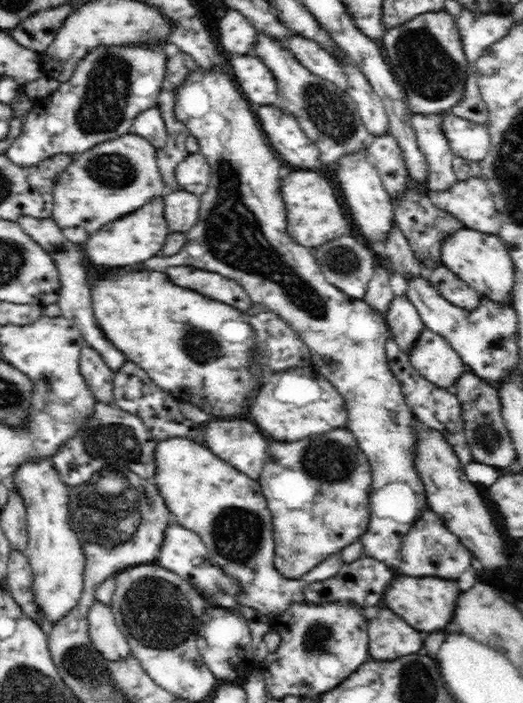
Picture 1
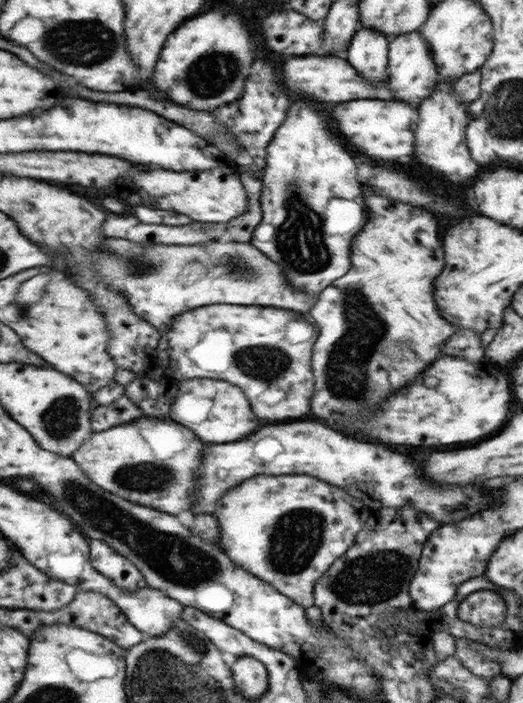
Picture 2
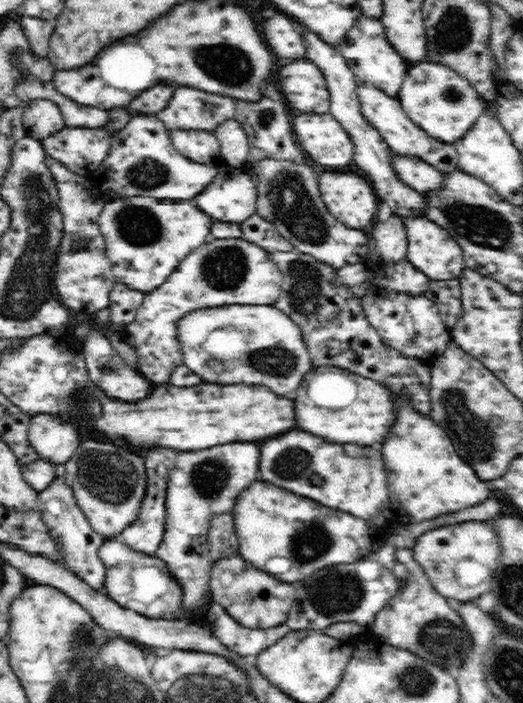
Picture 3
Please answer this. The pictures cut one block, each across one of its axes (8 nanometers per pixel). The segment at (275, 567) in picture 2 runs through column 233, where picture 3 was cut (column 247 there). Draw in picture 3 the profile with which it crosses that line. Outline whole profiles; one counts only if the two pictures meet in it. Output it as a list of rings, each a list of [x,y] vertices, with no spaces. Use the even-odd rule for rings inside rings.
[[[254,481],[237,498],[233,508],[238,552],[254,566],[276,575],[282,582],[302,581],[316,570],[332,564],[348,564],[363,559],[384,546],[384,536],[364,518],[342,510],[298,498],[272,483]]]

